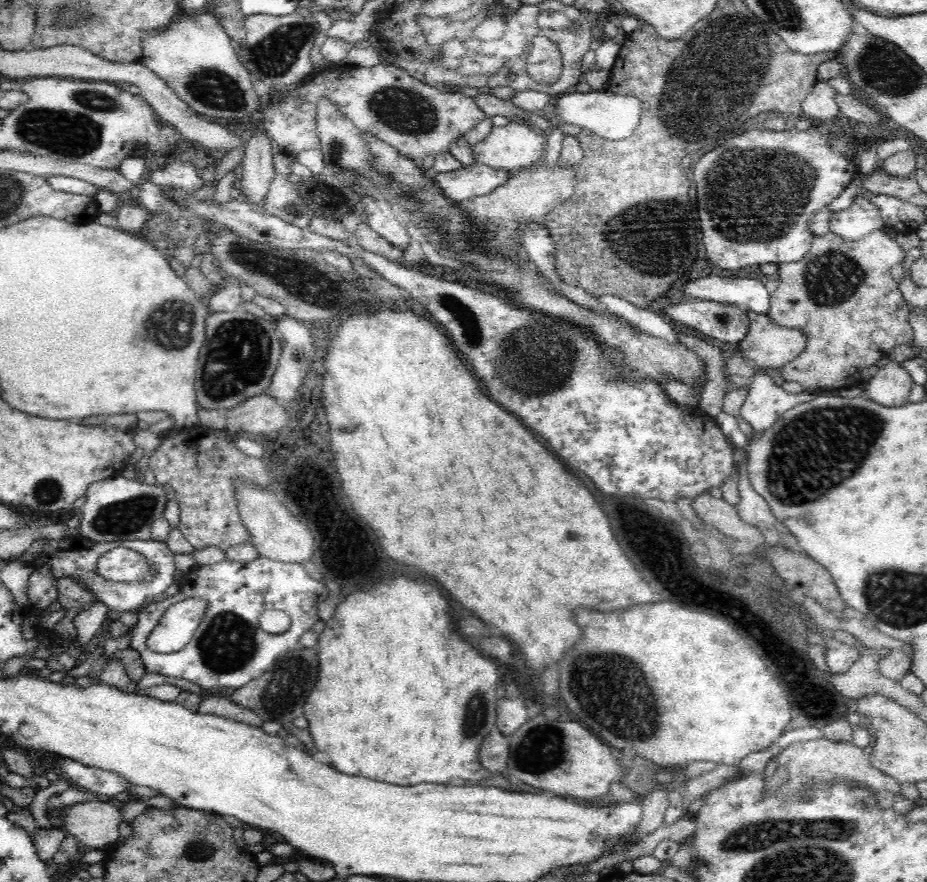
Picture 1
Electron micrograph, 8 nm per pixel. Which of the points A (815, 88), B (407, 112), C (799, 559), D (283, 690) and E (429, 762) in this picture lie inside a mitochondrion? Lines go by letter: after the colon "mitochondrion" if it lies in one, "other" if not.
A: other
B: mitochondrion
C: other
D: mitochondrion
E: other

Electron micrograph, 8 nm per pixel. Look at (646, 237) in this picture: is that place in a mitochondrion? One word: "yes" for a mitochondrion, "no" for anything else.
yes

